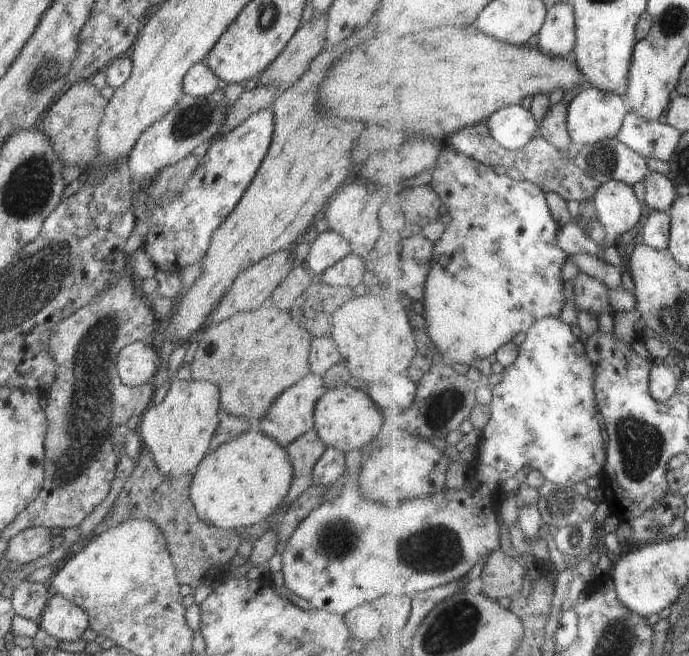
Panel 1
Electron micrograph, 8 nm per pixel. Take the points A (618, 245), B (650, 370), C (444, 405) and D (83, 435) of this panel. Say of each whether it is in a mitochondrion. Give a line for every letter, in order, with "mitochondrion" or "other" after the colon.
A: other
B: other
C: mitochondrion
D: mitochondrion

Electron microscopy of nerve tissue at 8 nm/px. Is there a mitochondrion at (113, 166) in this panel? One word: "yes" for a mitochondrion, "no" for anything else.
no

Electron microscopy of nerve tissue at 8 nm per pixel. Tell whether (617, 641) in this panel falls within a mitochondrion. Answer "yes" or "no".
yes

